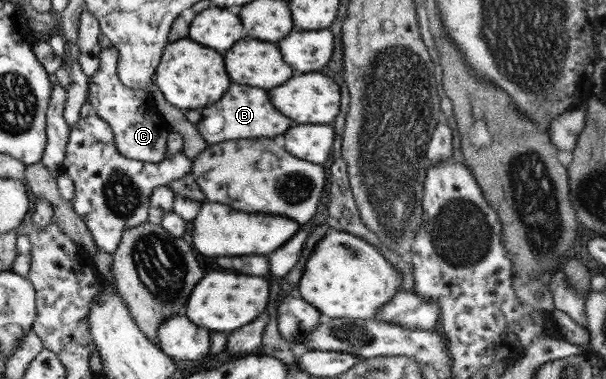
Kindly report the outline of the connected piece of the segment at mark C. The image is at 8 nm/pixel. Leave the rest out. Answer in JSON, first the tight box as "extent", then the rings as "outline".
{"extent":[88,46,171,163],"outline":[[[113,46],[100,48],[100,68],[93,77],[89,77],[88,83],[88,100],[94,107],[94,113],[101,116],[111,126],[115,132],[116,147],[125,156],[133,161],[161,163],[166,158],[165,150],[167,145],[167,137],[171,131],[170,123],[165,119],[164,115],[156,106],[155,100],[152,96],[143,90],[134,90],[126,85],[119,76],[119,61],[120,55],[117,48]]]}

